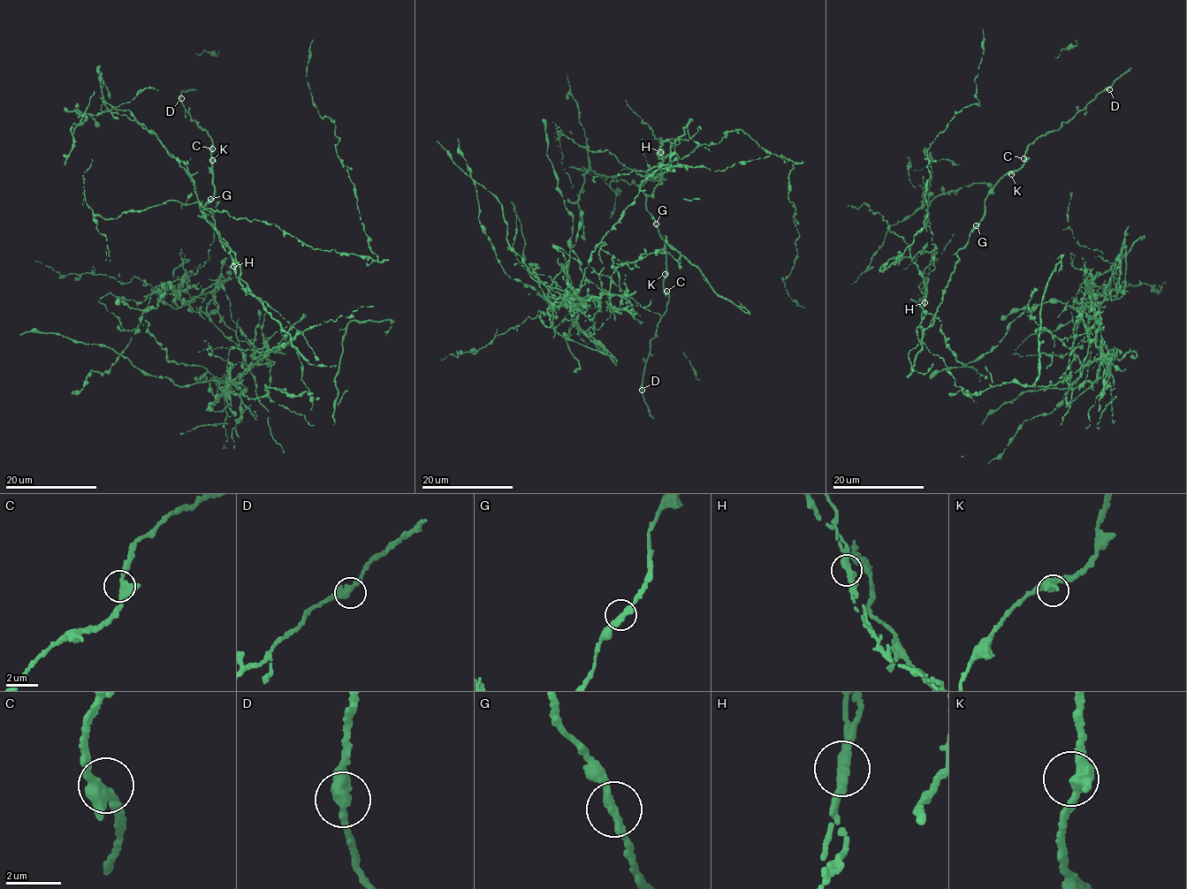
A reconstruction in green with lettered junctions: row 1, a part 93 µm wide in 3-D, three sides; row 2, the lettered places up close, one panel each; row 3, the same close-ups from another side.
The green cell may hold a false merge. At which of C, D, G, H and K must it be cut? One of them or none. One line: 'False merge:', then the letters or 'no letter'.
False merge: H

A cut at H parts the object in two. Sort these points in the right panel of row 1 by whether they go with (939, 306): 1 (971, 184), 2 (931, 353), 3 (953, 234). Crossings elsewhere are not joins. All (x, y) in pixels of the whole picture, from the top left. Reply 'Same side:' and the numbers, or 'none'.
Same side: none

